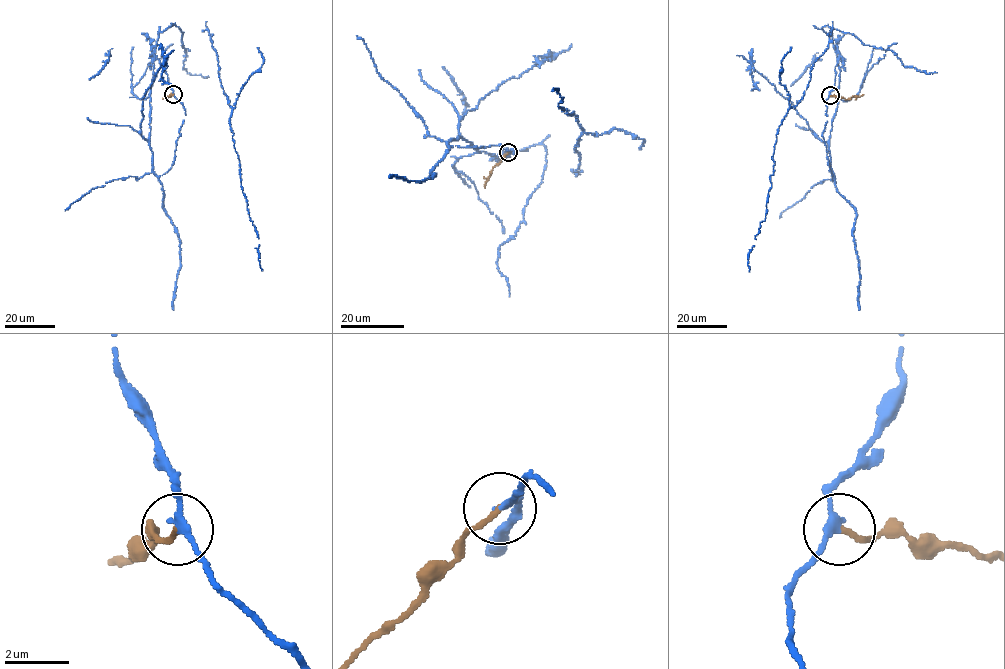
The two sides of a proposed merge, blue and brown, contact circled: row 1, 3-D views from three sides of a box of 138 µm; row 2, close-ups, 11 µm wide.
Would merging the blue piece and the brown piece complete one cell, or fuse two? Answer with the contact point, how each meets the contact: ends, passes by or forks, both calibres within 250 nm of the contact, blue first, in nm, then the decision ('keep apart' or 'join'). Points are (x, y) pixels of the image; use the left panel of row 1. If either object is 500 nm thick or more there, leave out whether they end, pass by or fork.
(173, 94) | blue passes by | brown ends | 190/160 nm | keep apart

